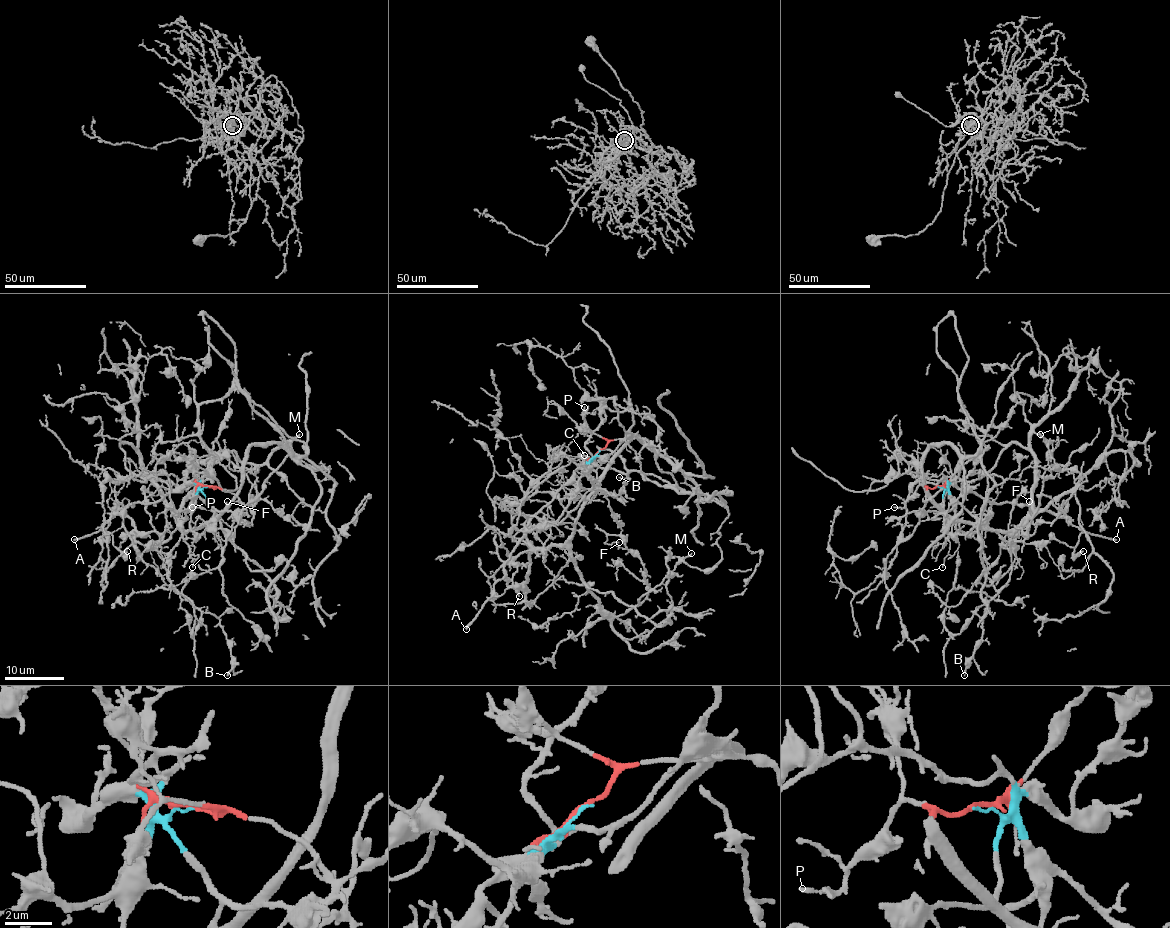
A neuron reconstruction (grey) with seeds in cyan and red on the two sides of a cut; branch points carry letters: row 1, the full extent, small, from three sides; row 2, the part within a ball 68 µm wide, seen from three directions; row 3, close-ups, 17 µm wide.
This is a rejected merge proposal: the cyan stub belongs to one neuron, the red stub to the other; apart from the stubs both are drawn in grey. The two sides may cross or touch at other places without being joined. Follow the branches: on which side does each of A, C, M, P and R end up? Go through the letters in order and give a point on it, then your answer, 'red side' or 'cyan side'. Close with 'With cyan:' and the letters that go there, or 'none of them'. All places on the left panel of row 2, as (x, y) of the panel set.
A: at (74, 539); cyan side
C: at (192, 567); cyan side
M: at (299, 434); red side
P: at (192, 507); red side
R: at (127, 551); cyan side
With cyan: A, C, R

